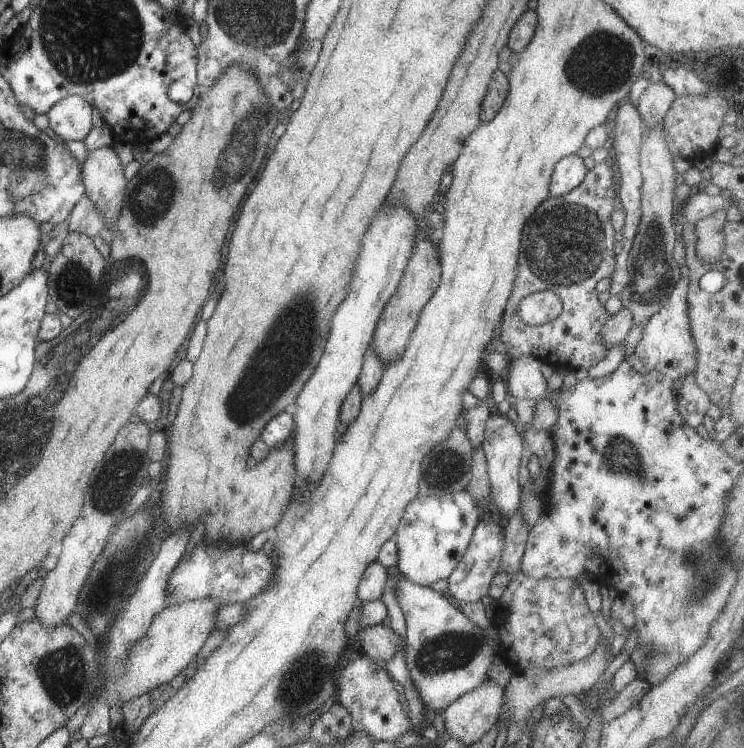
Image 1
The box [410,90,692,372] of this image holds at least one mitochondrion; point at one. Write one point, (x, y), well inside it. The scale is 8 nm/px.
(567, 244)

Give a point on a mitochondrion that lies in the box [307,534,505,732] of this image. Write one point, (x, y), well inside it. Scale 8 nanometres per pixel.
(447, 652)

